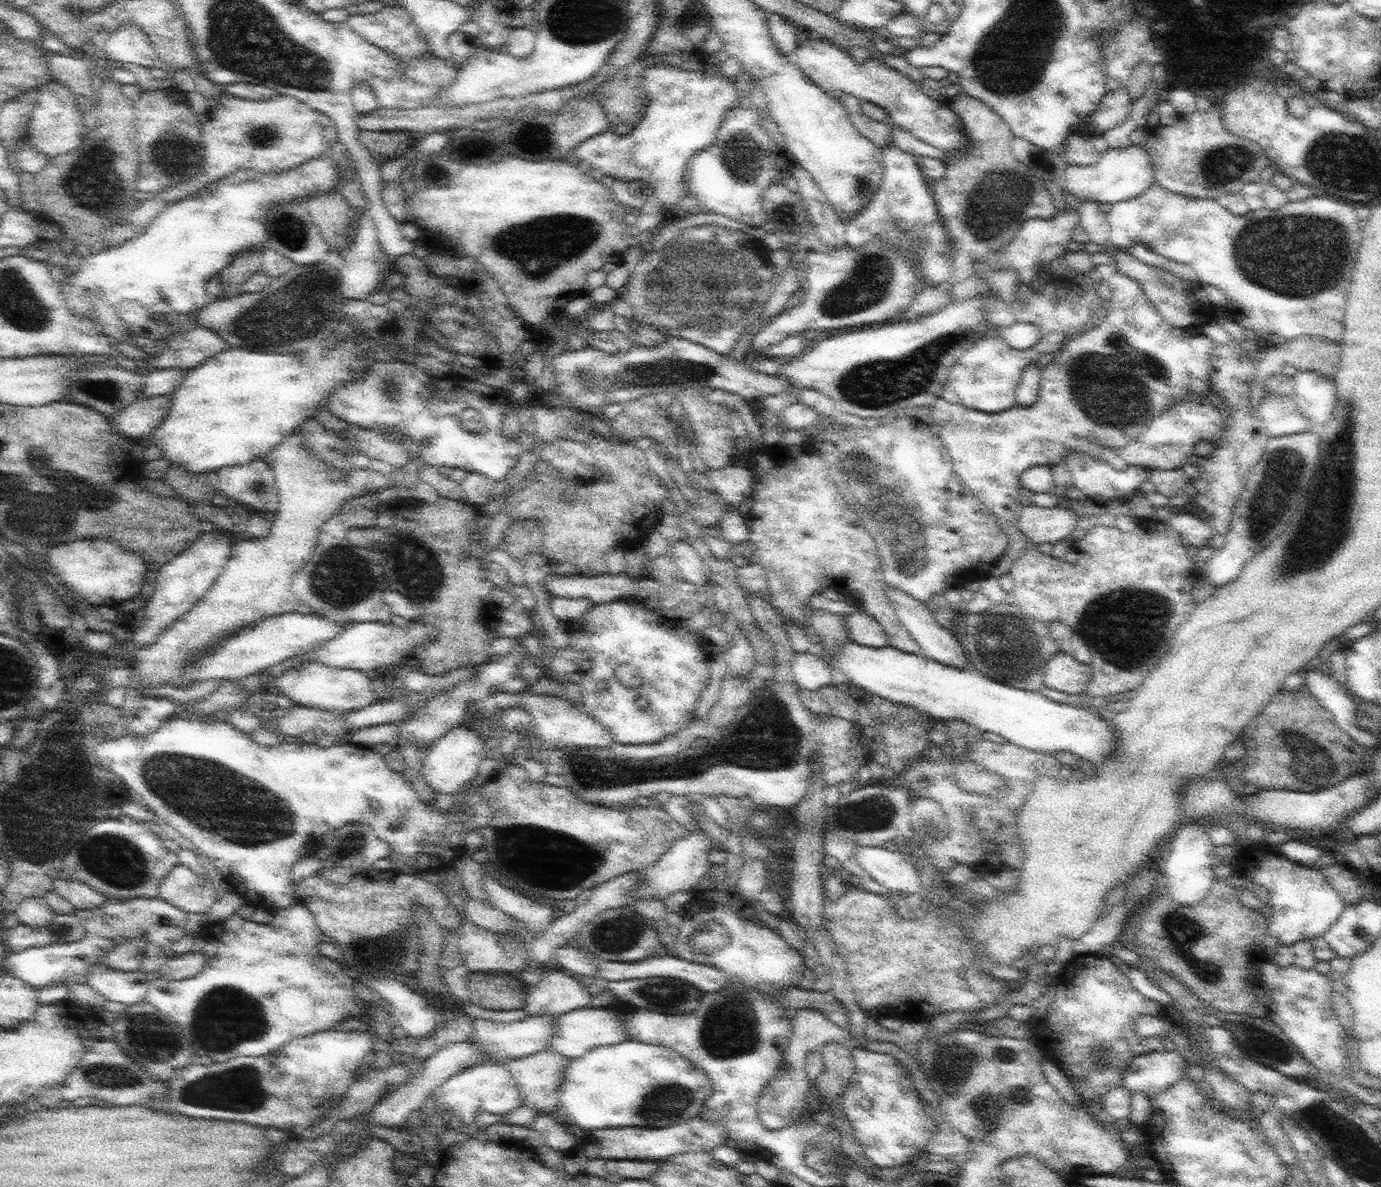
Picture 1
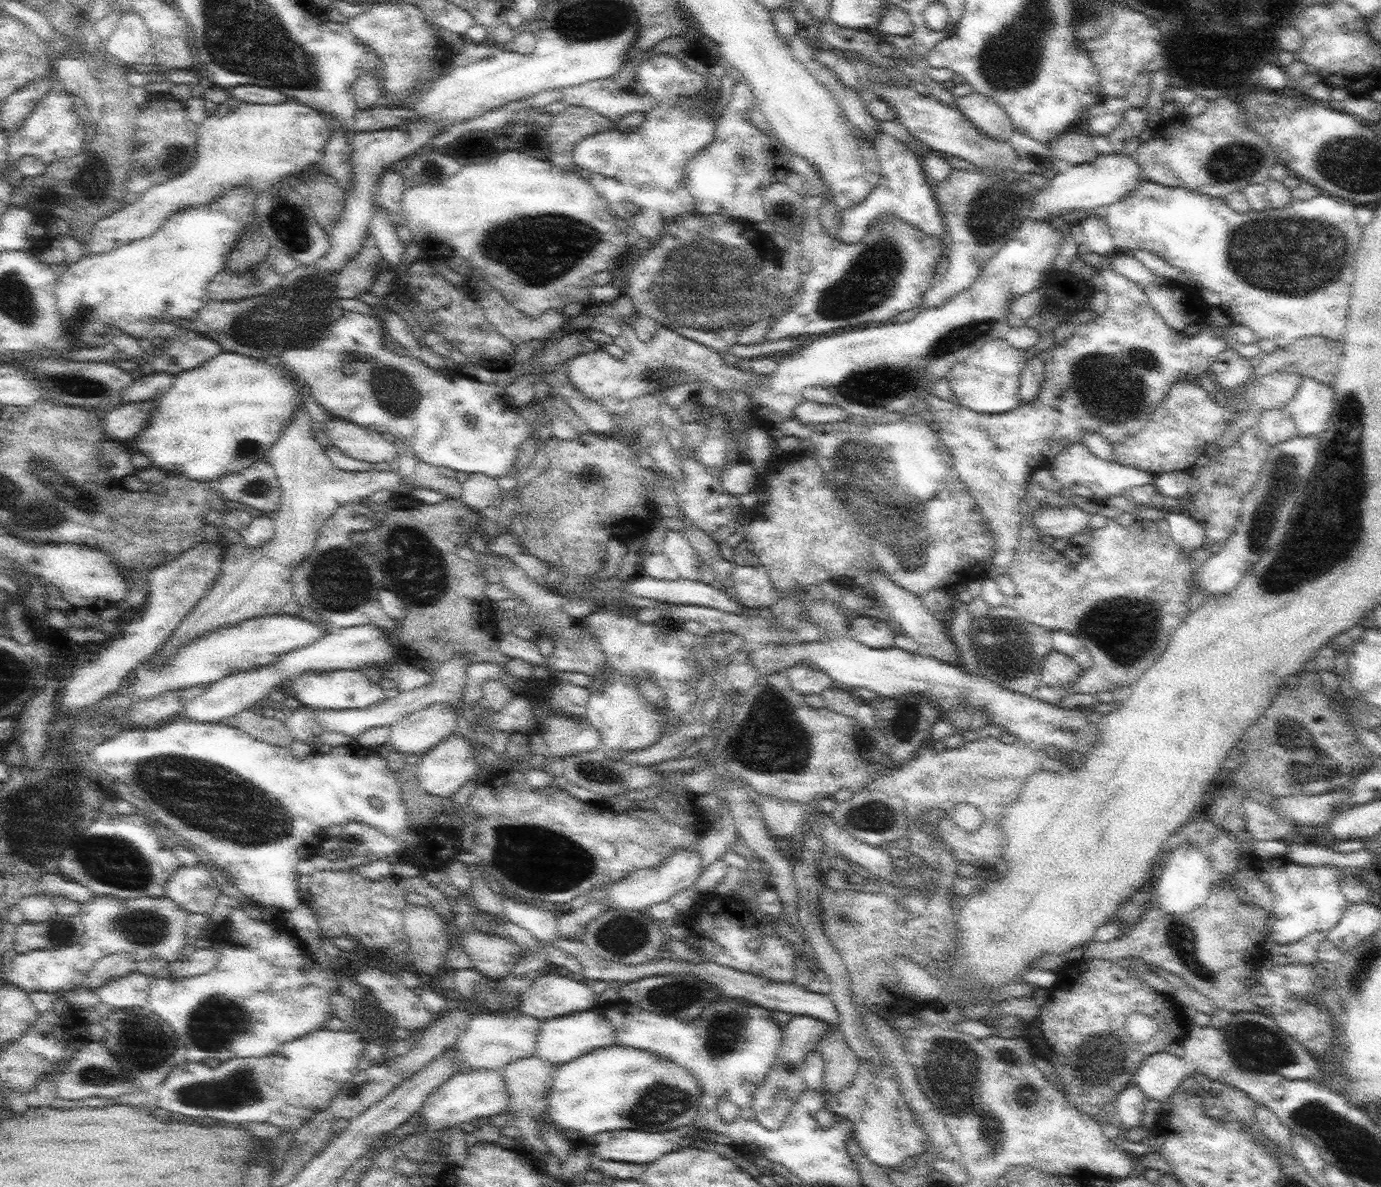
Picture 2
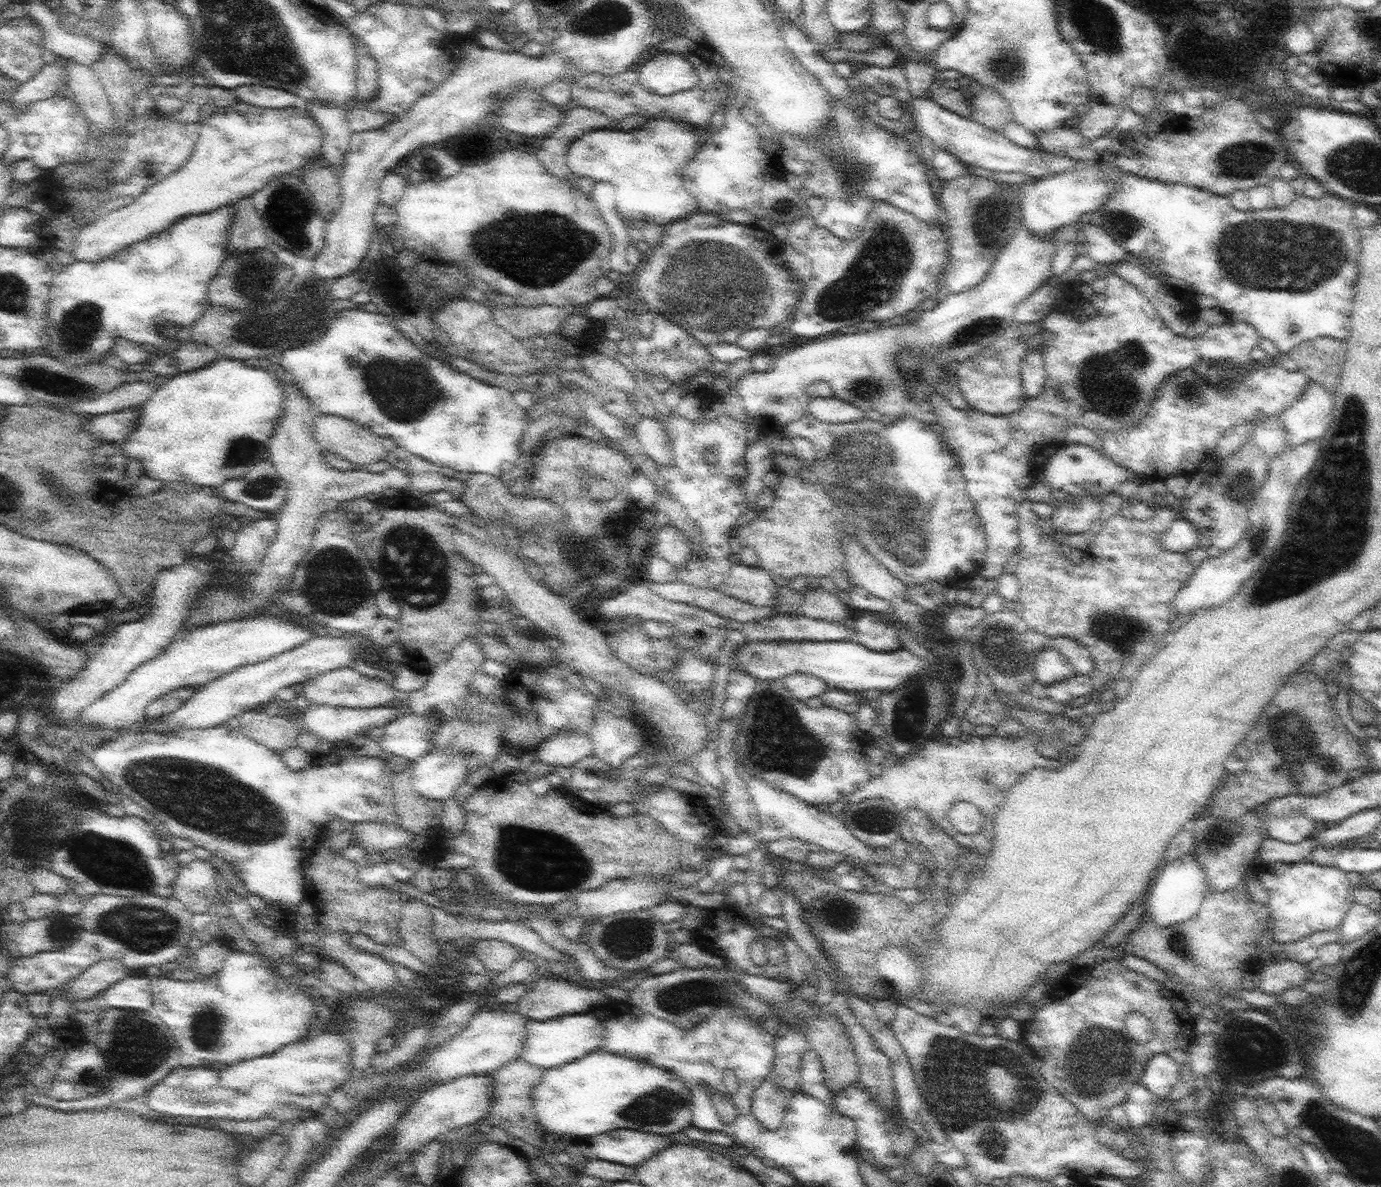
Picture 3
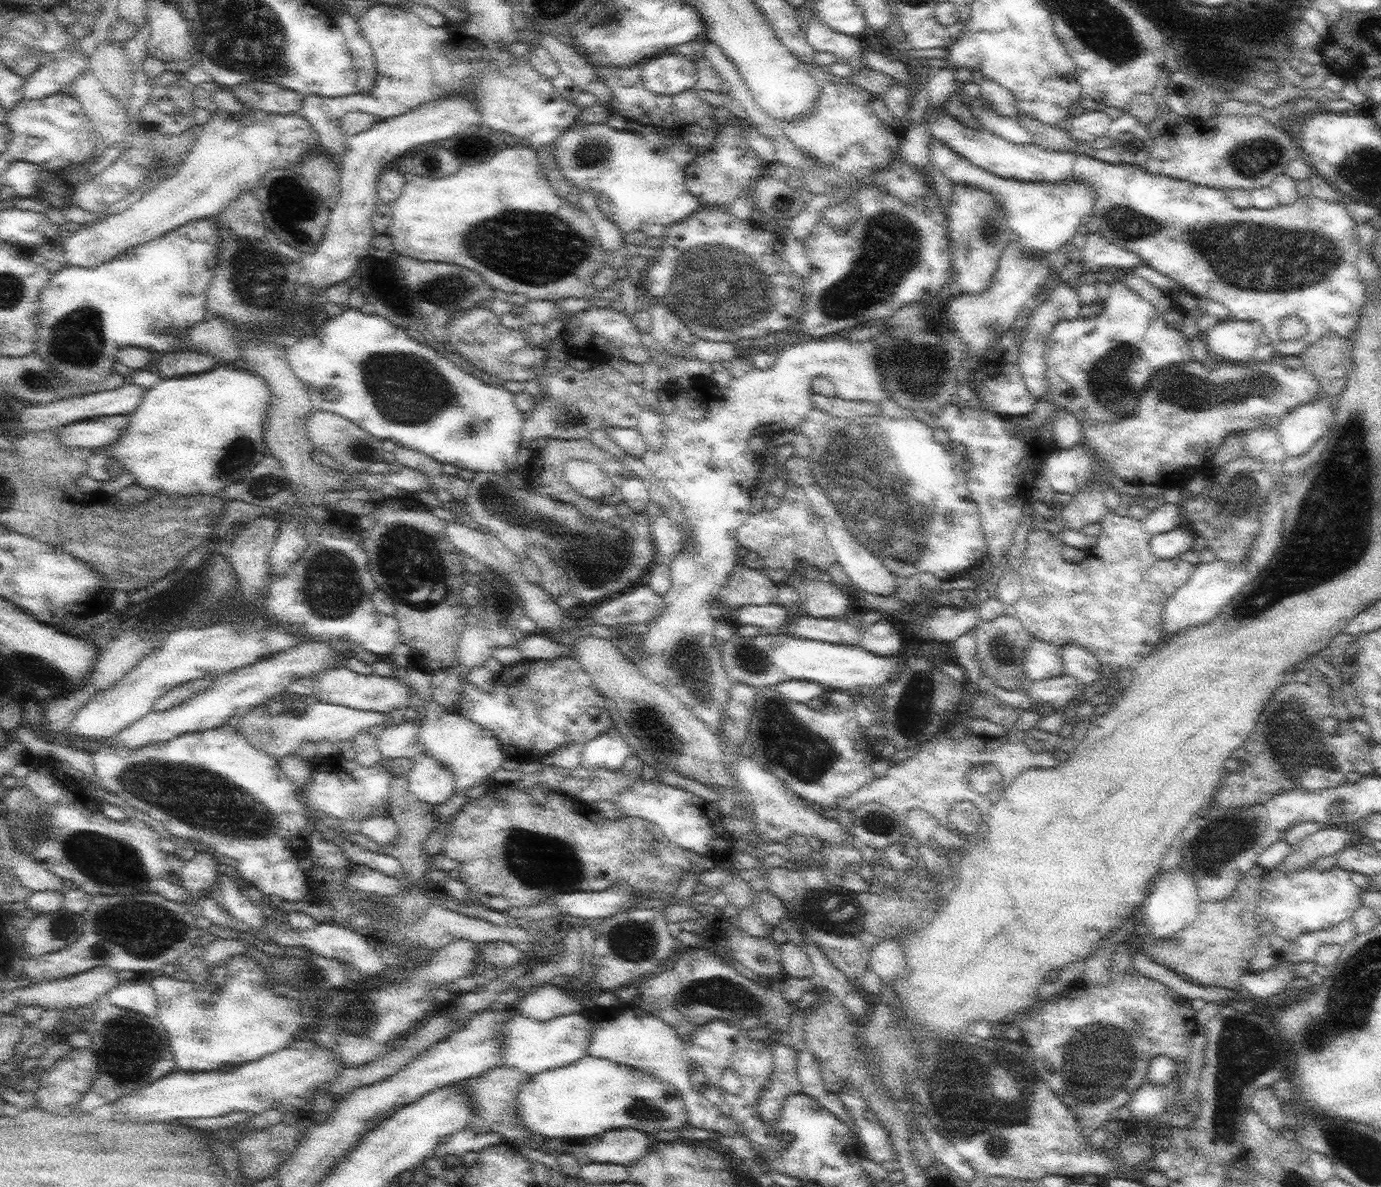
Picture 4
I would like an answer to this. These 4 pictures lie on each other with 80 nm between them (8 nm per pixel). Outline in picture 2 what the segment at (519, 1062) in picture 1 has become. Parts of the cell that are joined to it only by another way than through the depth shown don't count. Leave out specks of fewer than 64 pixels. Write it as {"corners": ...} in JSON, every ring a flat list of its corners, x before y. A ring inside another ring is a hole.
{"corners":[[533,1055,510,1062,510,1065,502,1071,504,1080,506,1080,506,1090,510,1096,508,1109,505,1112,513,1114,510,1116,514,1118,512,1122,508,1122,508,1126,516,1126,520,1130,520,1139,532,1146,536,1155,546,1153,548,1150,540,1128,547,1121,548,1089,554,1081,554,1071,558,1068,559,1066,556,1064,550,1064,550,1062,546,1062,546,1059,536,1058]]}

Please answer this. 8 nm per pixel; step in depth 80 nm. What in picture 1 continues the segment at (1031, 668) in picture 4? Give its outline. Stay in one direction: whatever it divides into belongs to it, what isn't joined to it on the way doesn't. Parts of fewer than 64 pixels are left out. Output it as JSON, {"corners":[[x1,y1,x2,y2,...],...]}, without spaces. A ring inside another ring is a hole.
{"corners":[[1058,652,1044,671,1045,686,1068,694,1083,694,1091,678,1092,667,1066,652]]}

